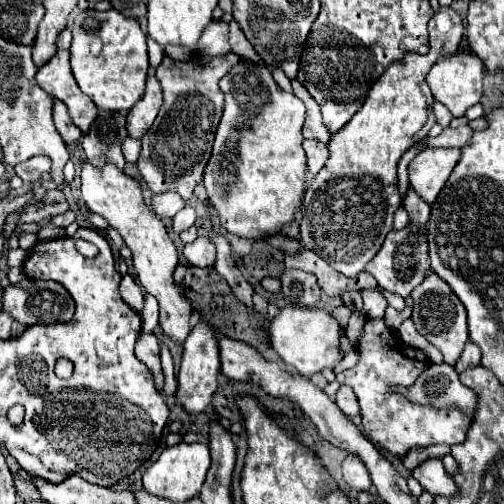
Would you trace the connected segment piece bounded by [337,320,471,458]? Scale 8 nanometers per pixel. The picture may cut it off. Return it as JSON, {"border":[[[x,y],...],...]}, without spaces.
{"border":[[[367,320],[359,352],[361,358],[357,366],[337,374],[337,382],[351,386],[357,394],[363,430],[371,442],[389,450],[397,458],[403,458],[403,454],[407,454],[407,450],[415,446],[453,446],[465,442],[465,434],[471,426],[471,420],[463,412],[459,412],[457,408],[437,410],[431,406],[417,406],[411,404],[403,394],[391,392],[393,386],[411,386],[421,374],[421,370],[429,364],[429,358],[421,350],[403,344],[399,340],[399,334],[389,330],[383,320]]]}

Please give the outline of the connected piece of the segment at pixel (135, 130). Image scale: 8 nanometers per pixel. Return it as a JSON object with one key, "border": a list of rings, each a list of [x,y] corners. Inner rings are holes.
{"border":[[[151,72],[147,76],[147,90],[145,90],[143,98],[127,114],[127,132],[131,138],[141,140],[143,134],[147,134],[147,130],[151,128],[161,104],[163,104],[161,86],[159,86],[155,74]]]}

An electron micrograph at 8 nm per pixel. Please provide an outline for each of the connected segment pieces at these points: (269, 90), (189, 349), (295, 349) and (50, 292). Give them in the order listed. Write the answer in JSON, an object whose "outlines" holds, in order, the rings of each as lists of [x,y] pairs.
{"outlines":[[[[241,58],[219,86],[225,94],[225,110],[217,128],[207,170],[203,170],[203,186],[209,196],[207,202],[215,206],[219,224],[229,234],[249,238],[253,242],[267,240],[273,234],[281,234],[283,228],[295,220],[295,212],[299,210],[307,186],[307,158],[301,148],[305,106],[297,96],[275,84],[269,68],[257,66],[247,58]]],[[[197,324],[183,346],[183,360],[177,376],[177,392],[175,404],[181,406],[187,414],[201,414],[209,404],[217,390],[217,376],[219,376],[219,346],[217,346],[217,332],[207,324]]],[[[283,308],[279,316],[275,316],[269,324],[273,350],[281,356],[287,366],[291,366],[303,376],[317,374],[325,368],[335,368],[341,362],[341,334],[341,324],[321,308]]],[[[25,278],[19,284],[11,284],[3,290],[3,312],[11,314],[11,318],[19,324],[33,326],[33,324],[57,324],[57,322],[69,322],[73,318],[73,298],[71,294],[57,282],[51,280],[31,280]]]]}

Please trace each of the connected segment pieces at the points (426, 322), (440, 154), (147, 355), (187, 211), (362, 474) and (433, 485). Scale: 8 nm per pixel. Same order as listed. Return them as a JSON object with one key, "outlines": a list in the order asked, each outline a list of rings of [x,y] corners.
{"outlines":[[[[429,274],[413,292],[413,314],[411,320],[421,336],[425,336],[433,346],[437,346],[447,364],[455,364],[467,344],[467,314],[459,298],[451,292],[451,288],[437,276]]],[[[425,148],[409,162],[411,188],[433,204],[459,160],[459,148]]],[[[143,332],[135,344],[135,354],[141,362],[147,364],[147,368],[153,370],[155,388],[161,392],[163,390],[163,370],[161,370],[161,360],[159,360],[159,340],[153,334]]],[[[185,206],[179,214],[175,214],[175,220],[173,220],[173,232],[175,234],[181,234],[183,230],[187,230],[189,226],[193,226],[195,222],[195,210],[191,206]]],[[[349,454],[343,462],[343,478],[345,482],[349,484],[349,488],[357,490],[357,492],[363,492],[363,490],[371,490],[371,476],[369,476],[369,470],[367,466],[361,462],[359,456],[355,454]]],[[[429,460],[417,466],[413,472],[413,478],[419,480],[419,484],[431,494],[431,496],[445,496],[445,498],[455,498],[459,496],[459,488],[455,486],[453,478],[445,472],[441,460]]]]}

